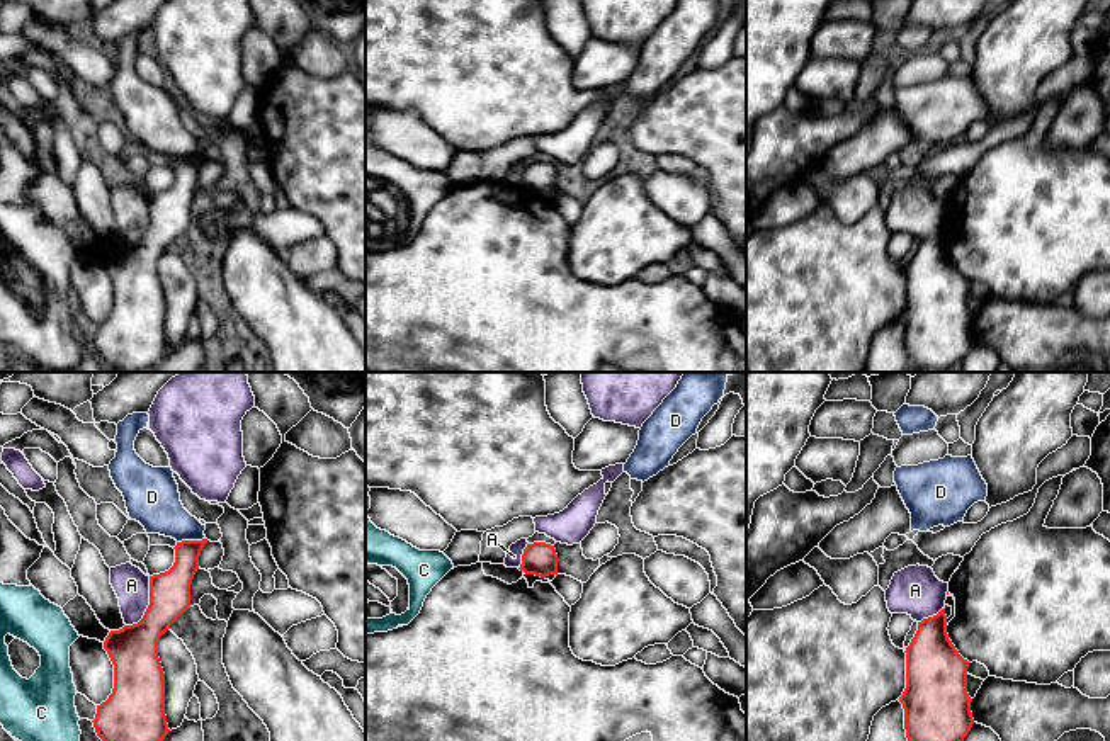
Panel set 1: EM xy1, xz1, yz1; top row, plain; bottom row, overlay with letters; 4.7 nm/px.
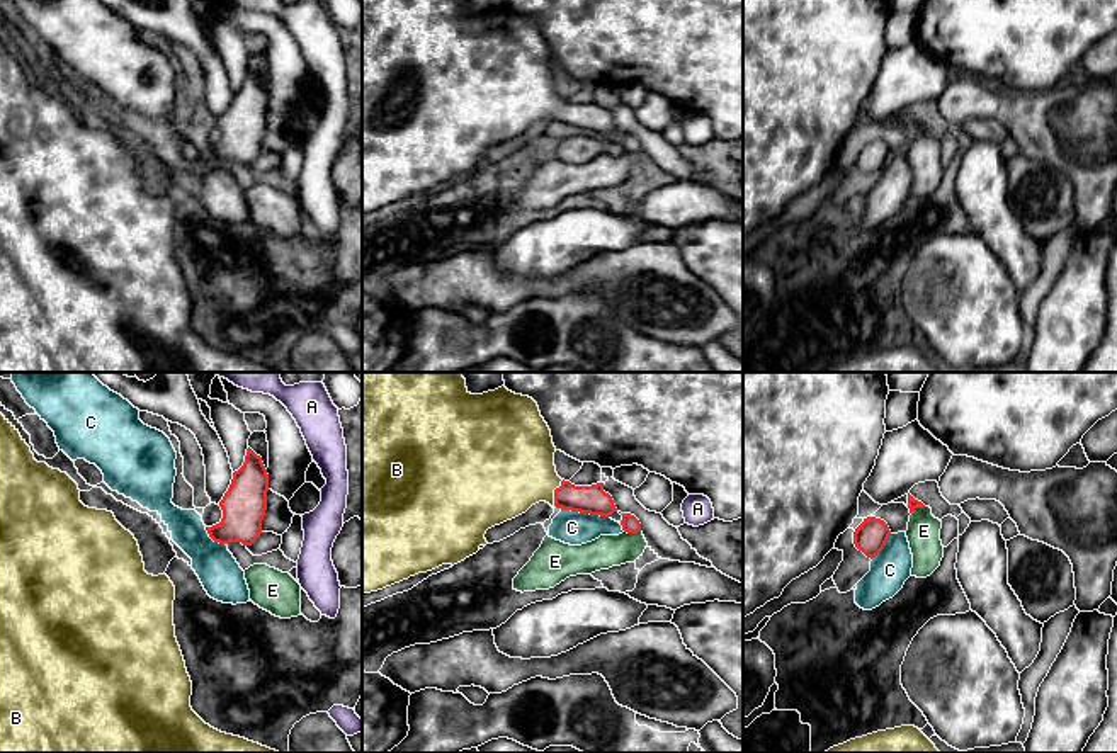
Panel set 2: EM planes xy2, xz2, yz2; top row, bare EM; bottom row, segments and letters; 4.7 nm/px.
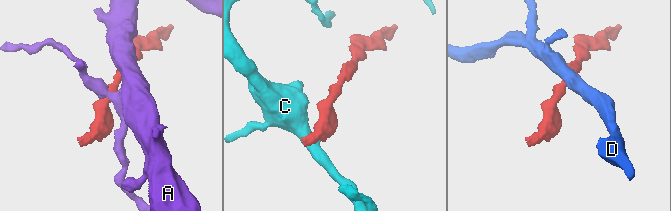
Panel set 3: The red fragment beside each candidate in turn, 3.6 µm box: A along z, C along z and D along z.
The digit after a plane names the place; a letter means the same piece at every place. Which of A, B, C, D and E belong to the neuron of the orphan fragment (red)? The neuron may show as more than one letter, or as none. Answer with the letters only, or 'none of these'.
B

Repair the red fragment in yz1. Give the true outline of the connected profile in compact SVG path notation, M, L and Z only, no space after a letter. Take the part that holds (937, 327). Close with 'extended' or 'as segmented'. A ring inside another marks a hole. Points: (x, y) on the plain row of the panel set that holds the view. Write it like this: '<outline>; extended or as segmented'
M945 228L918 241L904 272L906 308L899 321L909 367L916 372L954 372L974 338L967 313L969 280L949 258Z; as segmented

